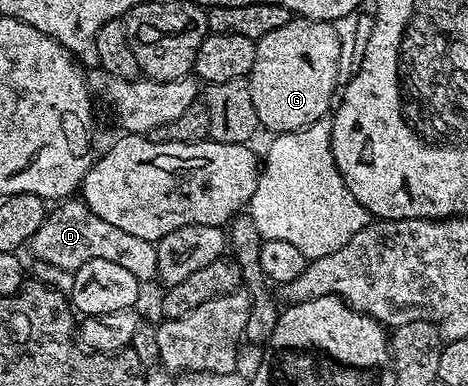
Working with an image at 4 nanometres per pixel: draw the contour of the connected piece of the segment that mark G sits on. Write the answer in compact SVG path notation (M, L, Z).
M291 18L287 26L279 26L279 30L263 34L263 38L257 41L255 66L251 66L247 77L258 125L264 131L266 128L269 134L280 134L298 132L301 128L311 126L316 120L326 119L330 115L331 105L338 91L337 79L339 79L339 34L335 34L330 21Z

